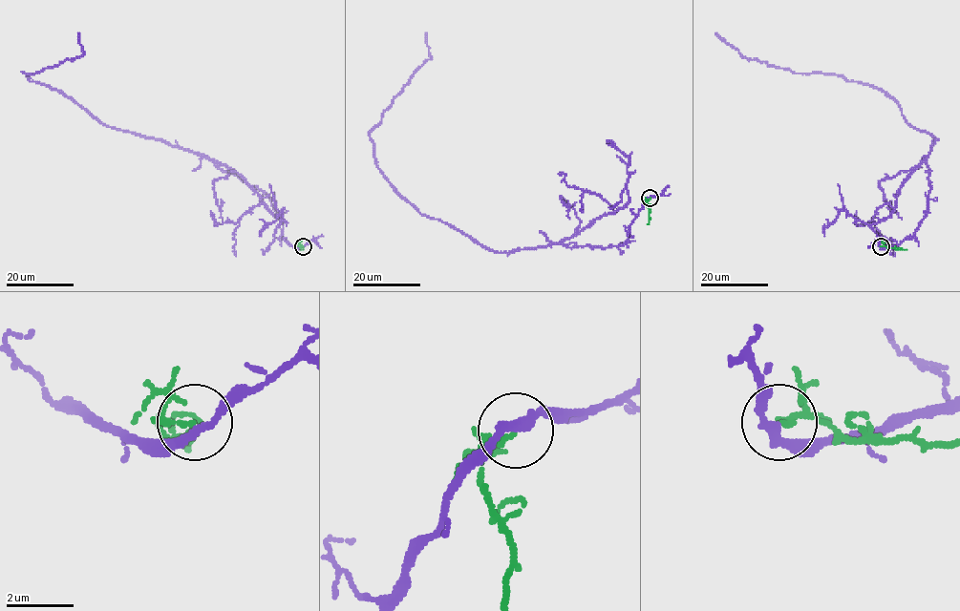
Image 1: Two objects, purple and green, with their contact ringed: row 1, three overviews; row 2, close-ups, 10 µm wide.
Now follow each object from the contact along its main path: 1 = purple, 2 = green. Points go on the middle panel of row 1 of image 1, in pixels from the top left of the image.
1: (650, 198), (629, 237), (608, 247), (495, 252), (422, 214), (382, 173), (370, 132), (429, 60), (426, 33)
2: (650, 198), (647, 200), (648, 224)

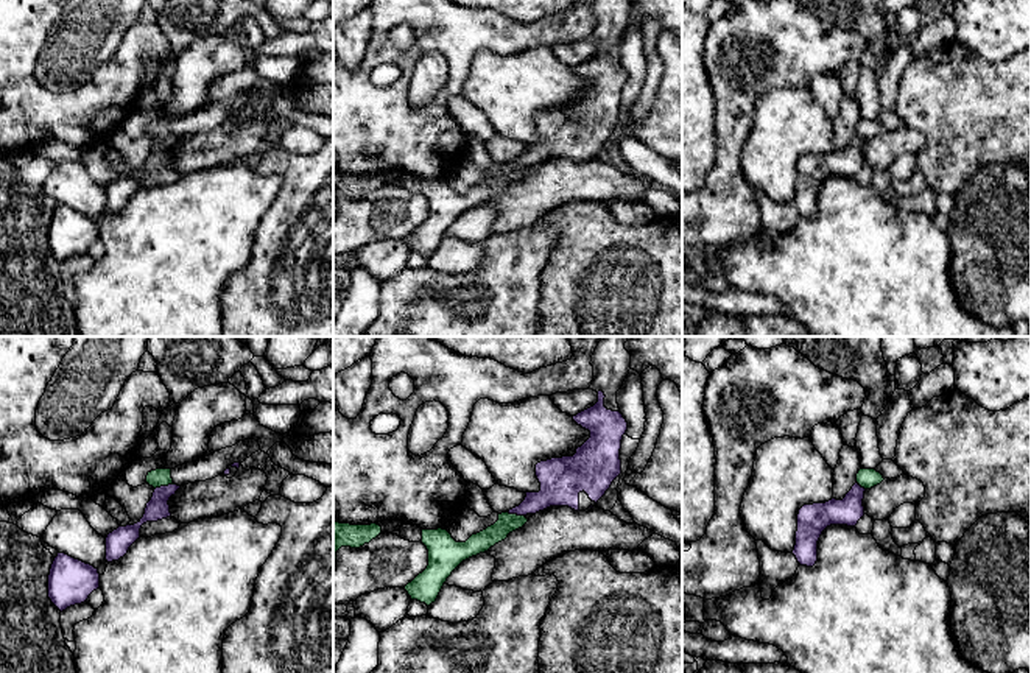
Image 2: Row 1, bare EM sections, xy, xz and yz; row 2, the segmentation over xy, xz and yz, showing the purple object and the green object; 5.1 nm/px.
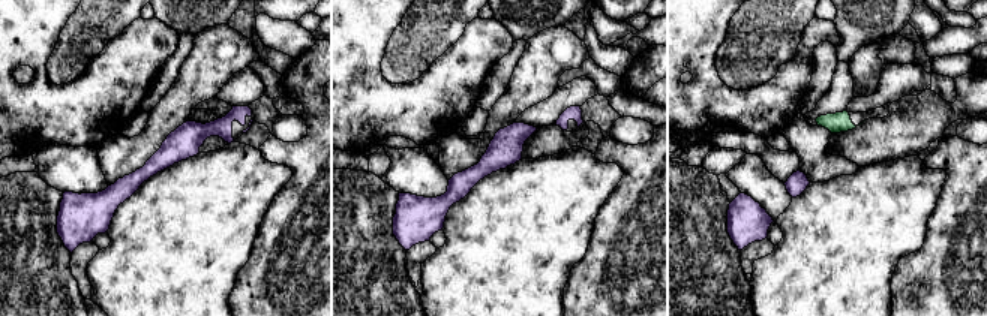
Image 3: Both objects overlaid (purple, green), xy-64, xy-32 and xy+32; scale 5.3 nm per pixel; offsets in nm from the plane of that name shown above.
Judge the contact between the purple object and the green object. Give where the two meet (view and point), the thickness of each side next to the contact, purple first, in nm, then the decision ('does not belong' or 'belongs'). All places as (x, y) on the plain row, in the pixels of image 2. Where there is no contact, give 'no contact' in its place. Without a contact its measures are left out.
meets purple in xy at (164, 137); 120 nm thick on the purple side, 100 nm on the other; does not belong

